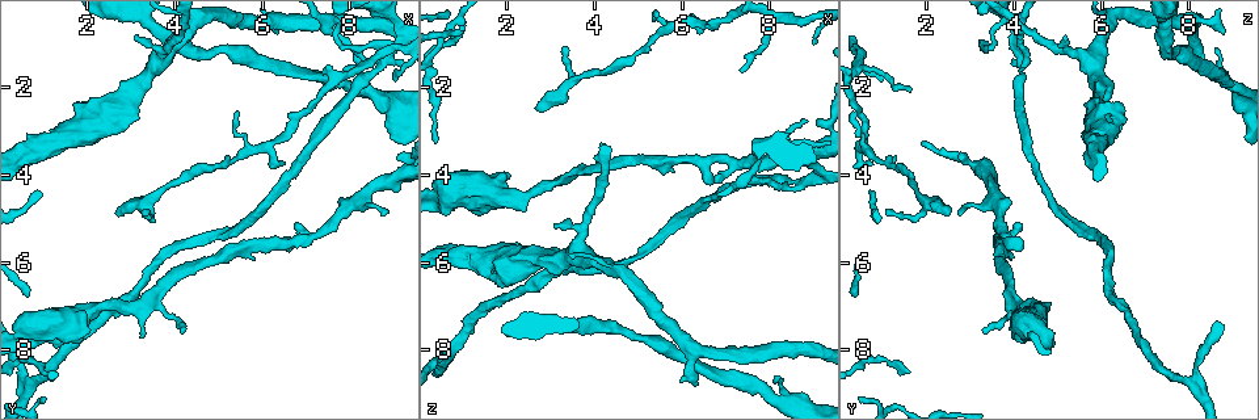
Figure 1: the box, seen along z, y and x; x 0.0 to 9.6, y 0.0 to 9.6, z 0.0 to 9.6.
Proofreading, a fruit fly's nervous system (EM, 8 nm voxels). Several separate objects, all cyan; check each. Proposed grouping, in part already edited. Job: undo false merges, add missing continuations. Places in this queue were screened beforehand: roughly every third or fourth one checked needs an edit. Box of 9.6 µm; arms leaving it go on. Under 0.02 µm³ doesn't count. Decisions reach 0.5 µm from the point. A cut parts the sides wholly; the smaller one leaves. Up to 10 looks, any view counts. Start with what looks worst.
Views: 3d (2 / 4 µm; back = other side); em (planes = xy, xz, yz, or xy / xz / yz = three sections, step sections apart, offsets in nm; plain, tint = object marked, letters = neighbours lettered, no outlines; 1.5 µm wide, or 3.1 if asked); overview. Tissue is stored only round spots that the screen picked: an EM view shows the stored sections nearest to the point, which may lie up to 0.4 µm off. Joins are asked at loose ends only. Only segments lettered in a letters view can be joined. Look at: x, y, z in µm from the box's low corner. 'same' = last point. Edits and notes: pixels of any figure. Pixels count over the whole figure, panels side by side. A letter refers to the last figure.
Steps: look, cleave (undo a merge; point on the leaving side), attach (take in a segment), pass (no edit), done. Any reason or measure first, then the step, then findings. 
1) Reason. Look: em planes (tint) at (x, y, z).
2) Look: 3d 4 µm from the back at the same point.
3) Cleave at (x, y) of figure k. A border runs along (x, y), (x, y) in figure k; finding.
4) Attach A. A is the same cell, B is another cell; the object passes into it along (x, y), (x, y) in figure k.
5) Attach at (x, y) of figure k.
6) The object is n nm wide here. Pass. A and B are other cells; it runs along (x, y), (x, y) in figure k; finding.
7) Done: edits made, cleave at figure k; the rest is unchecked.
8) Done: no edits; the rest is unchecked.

Branch stops here. Look: em yz step 8 (plain) at (2.70, 4.90, 2.45).

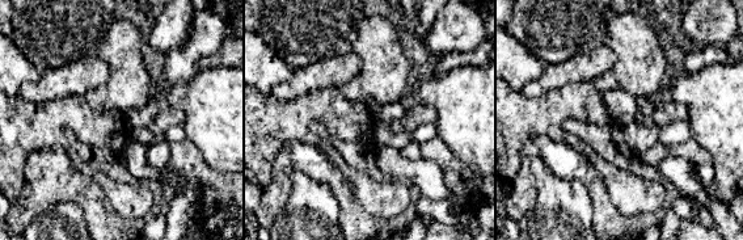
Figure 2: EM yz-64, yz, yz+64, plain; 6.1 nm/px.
What lies round it. Look: em yz step 8 (letters) at the same point.

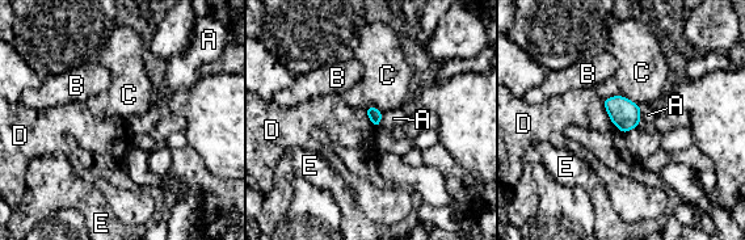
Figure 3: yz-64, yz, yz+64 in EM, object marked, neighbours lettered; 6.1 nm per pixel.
The longest contact is with C, 240 nm. Pass. A, B, C, D and E are other cells; a border runs along (602, 100), (609, 120), (618, 129) in figure 3; no lettered segment goes on from it.

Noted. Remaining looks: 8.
Two arms in line, one across. Look: em yz step 4 (plain) at (8.85, 1.40, 4.15).

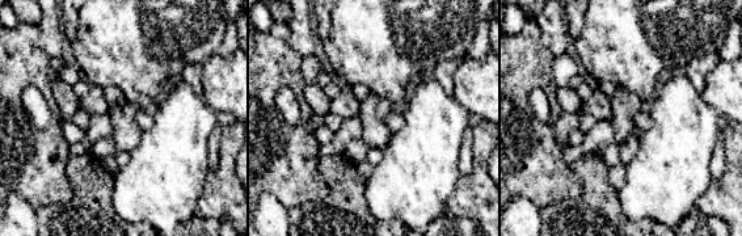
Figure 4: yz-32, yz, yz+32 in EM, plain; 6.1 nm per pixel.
Look: em yz step 4 (tint) at the same point.

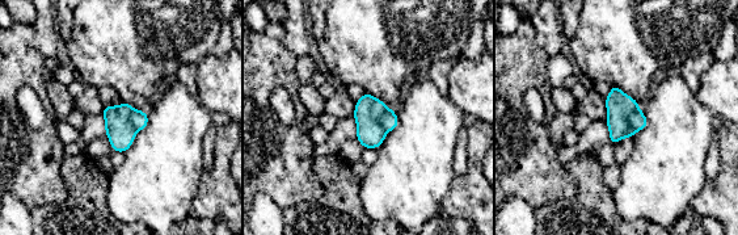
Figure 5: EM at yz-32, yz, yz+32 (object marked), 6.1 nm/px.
See the neighbours. Look: em yz step 4 (letters) at the same point.

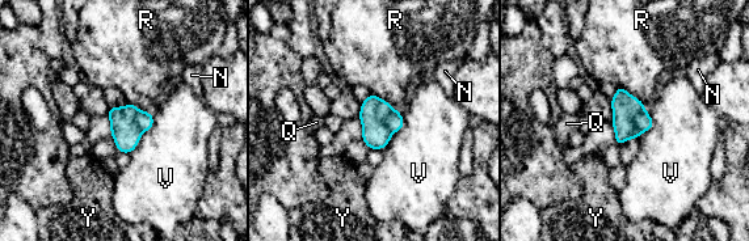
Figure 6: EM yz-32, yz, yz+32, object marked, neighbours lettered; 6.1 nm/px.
The object is 220 nm wide here. Cleave at (625, 106) of figure 6. N, Q, R, V and Y are other cells; a border runs along (644, 109), (634, 118), (640, 132) in figure 6; a second neuron is stuck on.

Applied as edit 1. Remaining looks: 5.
Free end. Look: em xy step 4 (tint) at (7.35, 2.10, 1.55).

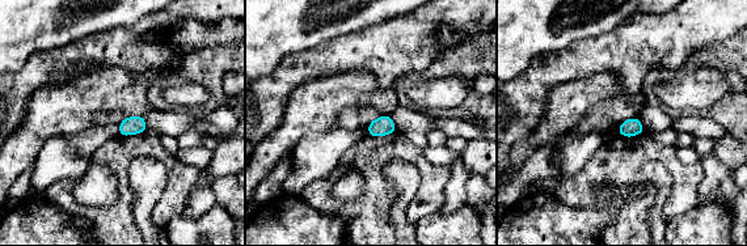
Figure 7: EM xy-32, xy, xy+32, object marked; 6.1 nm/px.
What lies round it. Look: em xy step 4 (letters) at the same point.

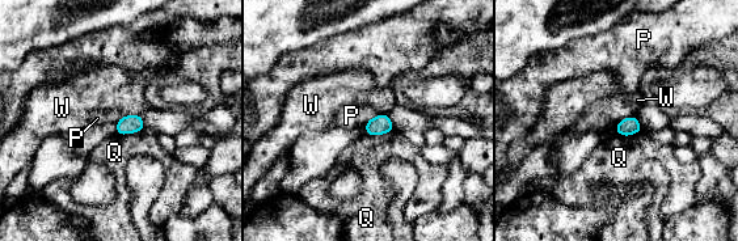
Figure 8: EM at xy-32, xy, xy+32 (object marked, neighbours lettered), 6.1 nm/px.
Pass. P, Q and W are other cells; a border runs along (393, 130), (376, 135), (365, 134) in figure 8; none of them fits.

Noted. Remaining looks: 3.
Look: overview.

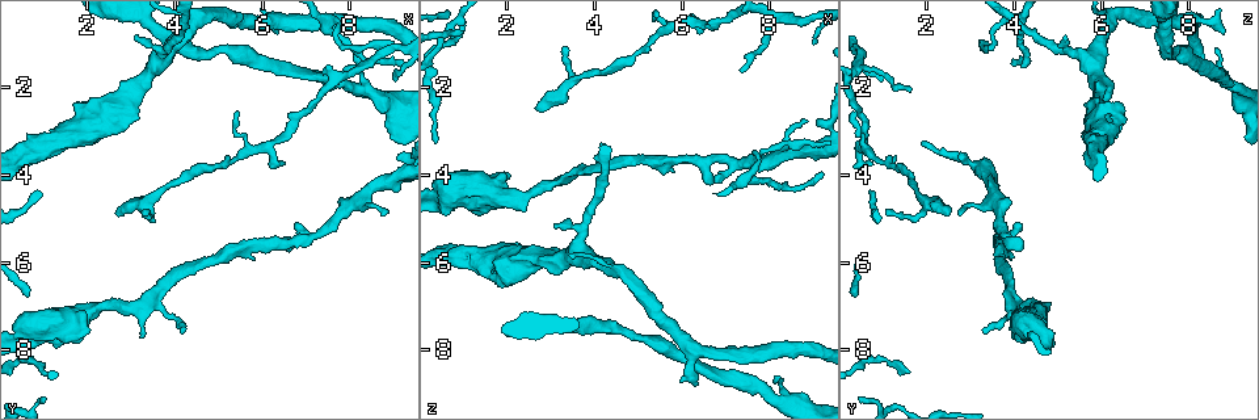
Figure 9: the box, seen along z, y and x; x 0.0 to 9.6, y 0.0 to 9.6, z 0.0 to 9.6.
Free end. Look: em planes (tint) at (6.40, 0.80, 8.80).

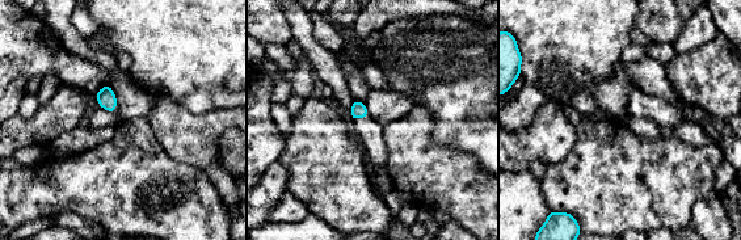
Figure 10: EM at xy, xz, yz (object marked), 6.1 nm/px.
What lies round it. Look: em planes (letters) at the same point.

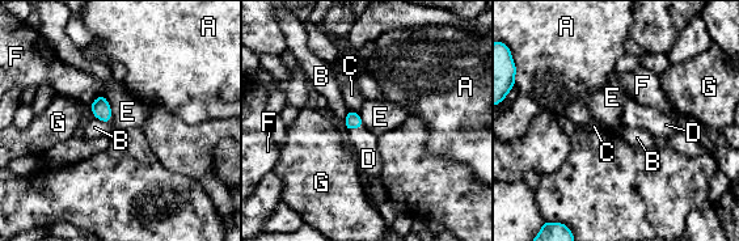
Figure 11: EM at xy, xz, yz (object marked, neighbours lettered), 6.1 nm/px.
Attach at (368, 159) of figure 11. D is the same cell, A, B, C, E, F and G are other cells; the neuron continues.

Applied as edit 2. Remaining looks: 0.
Done: edits made, cleave at figure 6, attach at figure 11; the rest is unchecked.

